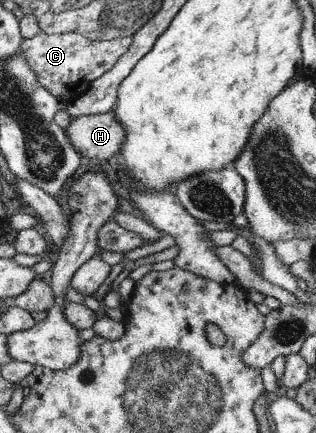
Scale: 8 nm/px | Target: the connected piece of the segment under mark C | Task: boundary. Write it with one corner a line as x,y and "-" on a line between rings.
39,30
31,39
21,42
19,52
26,57
39,83
66,105
77,96
83,95
91,82
114,68
116,61
130,48
133,38
134,36
129,36
111,41
97,41
80,33
47,35

